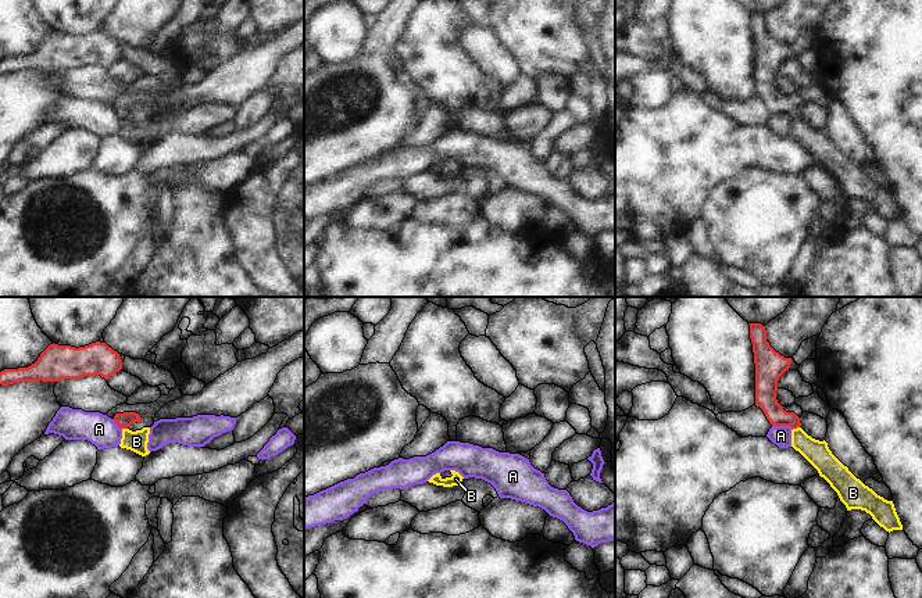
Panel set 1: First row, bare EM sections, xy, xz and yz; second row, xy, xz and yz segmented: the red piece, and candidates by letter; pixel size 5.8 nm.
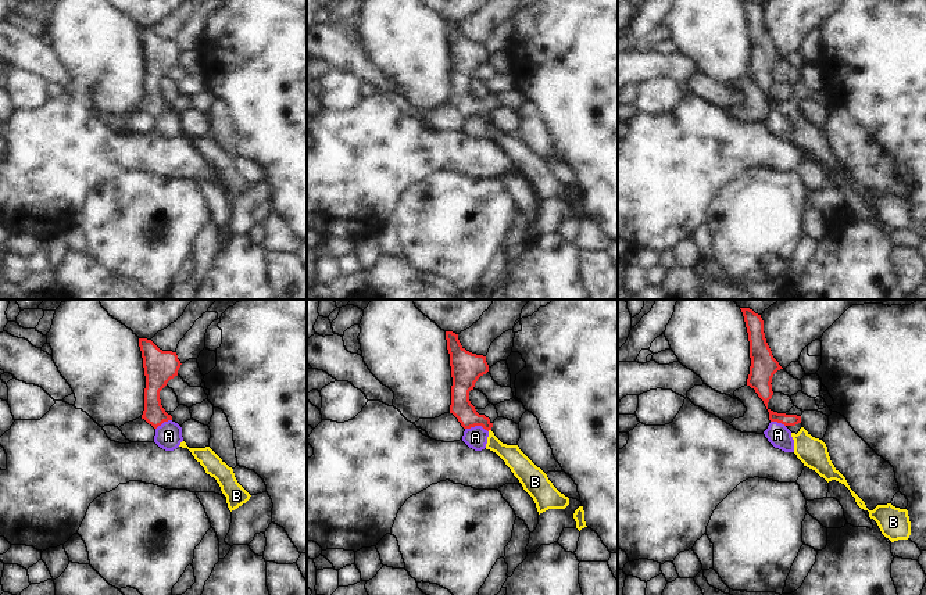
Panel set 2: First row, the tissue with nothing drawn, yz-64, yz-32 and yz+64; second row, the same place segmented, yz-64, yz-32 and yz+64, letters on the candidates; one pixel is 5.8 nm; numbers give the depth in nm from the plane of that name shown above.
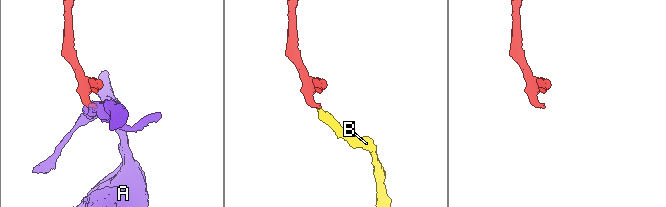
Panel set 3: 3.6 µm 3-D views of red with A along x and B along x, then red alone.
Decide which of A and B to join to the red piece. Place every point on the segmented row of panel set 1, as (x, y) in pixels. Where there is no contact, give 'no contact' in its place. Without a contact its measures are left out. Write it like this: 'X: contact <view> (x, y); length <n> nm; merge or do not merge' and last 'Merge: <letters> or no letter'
A: contact yz (782, 425); length 120 nm; do not merge
B: contact yz (796, 428); length 40 nm; merge
Merge: B

